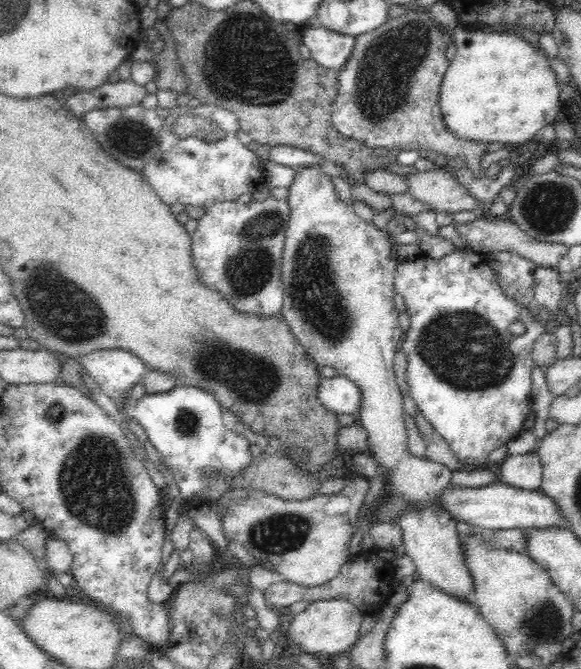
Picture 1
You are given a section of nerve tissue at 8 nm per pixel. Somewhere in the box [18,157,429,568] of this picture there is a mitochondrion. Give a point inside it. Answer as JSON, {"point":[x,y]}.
{"point":[94,483]}

